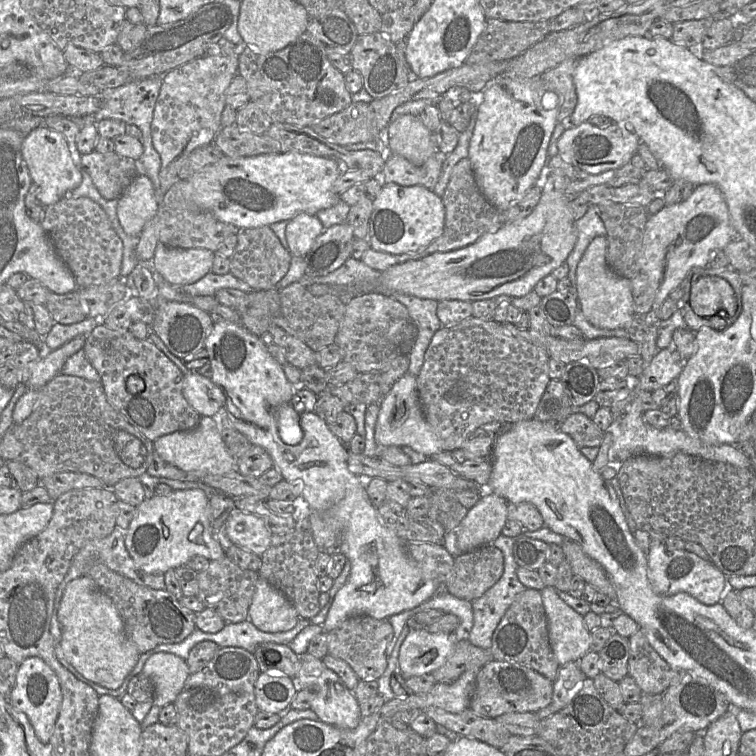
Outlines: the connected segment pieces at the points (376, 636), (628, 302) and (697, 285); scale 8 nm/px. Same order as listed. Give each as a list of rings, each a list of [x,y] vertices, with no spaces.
[[[354,615],[327,633],[328,654],[347,662],[360,680],[378,680],[388,665],[386,649],[393,639],[393,627],[388,619]]]
[[[595,237],[585,250],[576,270],[576,287],[580,308],[586,319],[602,329],[625,328],[634,315],[631,280],[615,275],[606,263],[607,239]]]
[[[703,275],[692,283],[690,304],[701,317],[730,317],[735,310],[735,293],[725,279]]]

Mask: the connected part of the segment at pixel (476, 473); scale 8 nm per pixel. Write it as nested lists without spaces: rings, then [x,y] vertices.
[[[441,451],[430,458],[468,480],[474,481],[480,489],[487,489],[492,472],[489,459],[468,459],[461,451]]]

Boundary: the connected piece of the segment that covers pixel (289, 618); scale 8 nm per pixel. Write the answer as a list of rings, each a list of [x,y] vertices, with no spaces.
[[[260,577],[249,607],[248,620],[268,633],[292,629],[300,617],[285,595]]]

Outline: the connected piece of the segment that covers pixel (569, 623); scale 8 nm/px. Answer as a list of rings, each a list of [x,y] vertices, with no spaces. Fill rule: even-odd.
[[[555,587],[541,590],[542,601],[547,616],[549,641],[560,666],[579,661],[590,651],[591,632],[584,618],[558,595]]]

